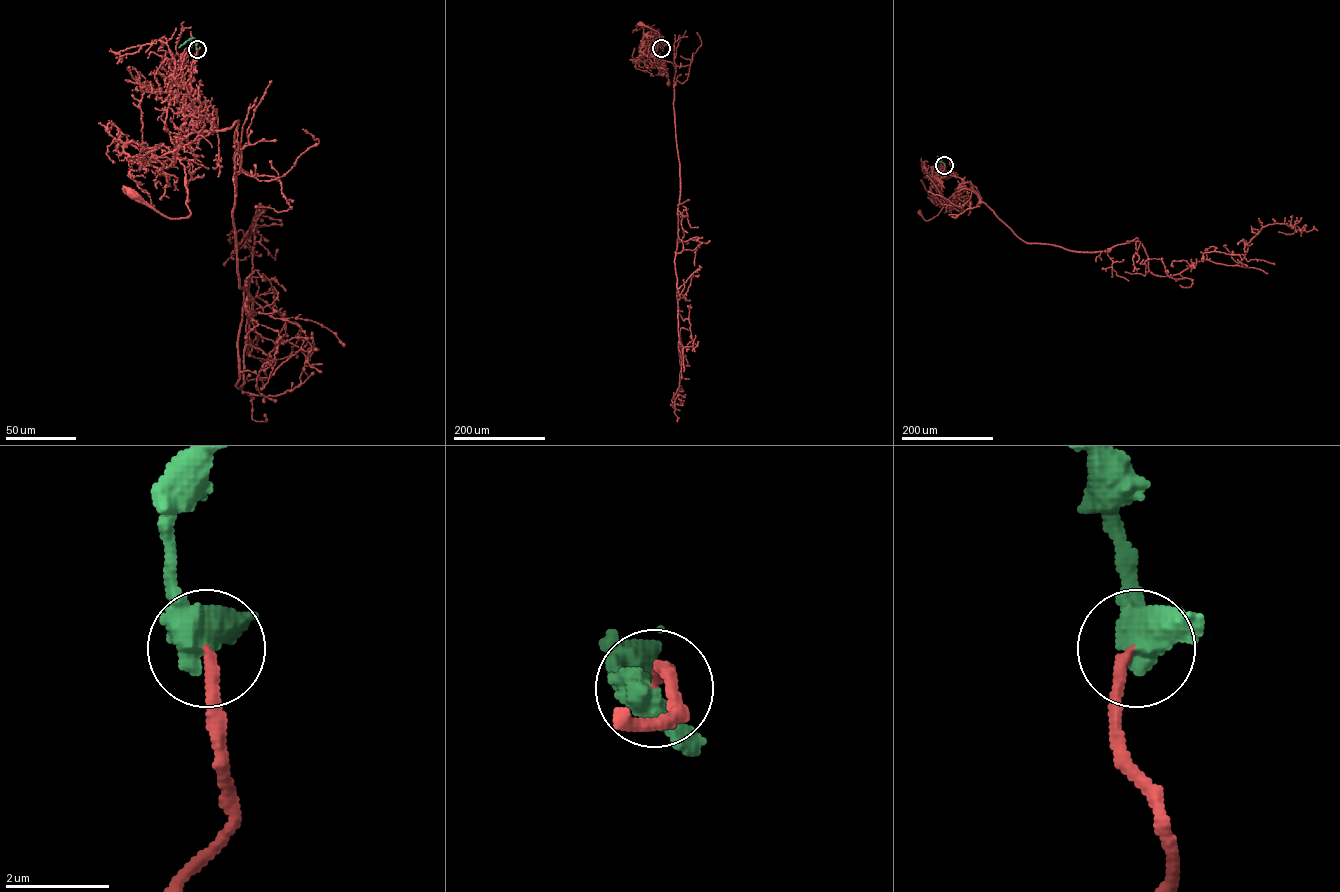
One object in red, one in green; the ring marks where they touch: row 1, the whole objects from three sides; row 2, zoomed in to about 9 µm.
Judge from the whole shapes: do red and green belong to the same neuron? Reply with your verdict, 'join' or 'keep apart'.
join

